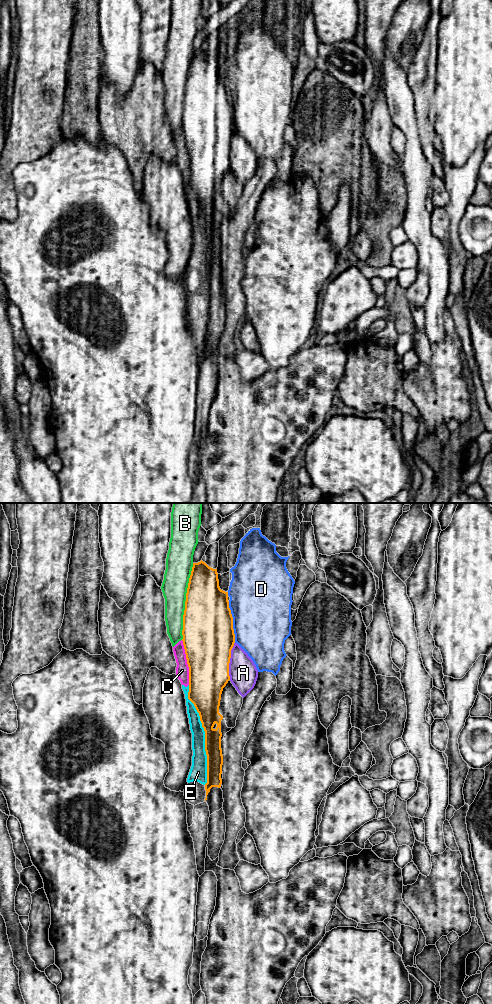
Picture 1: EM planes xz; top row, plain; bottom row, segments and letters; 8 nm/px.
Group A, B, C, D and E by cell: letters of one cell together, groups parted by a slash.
A / B / C E / D

